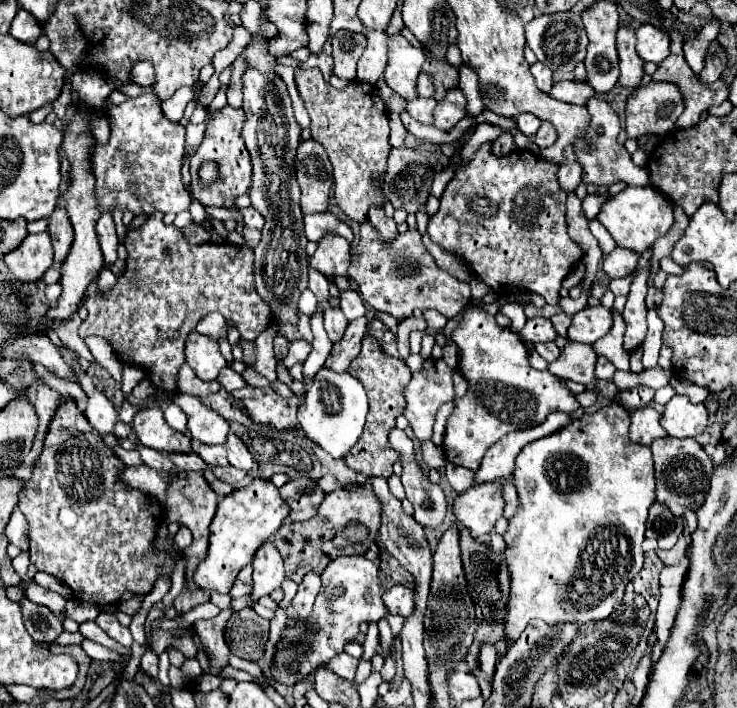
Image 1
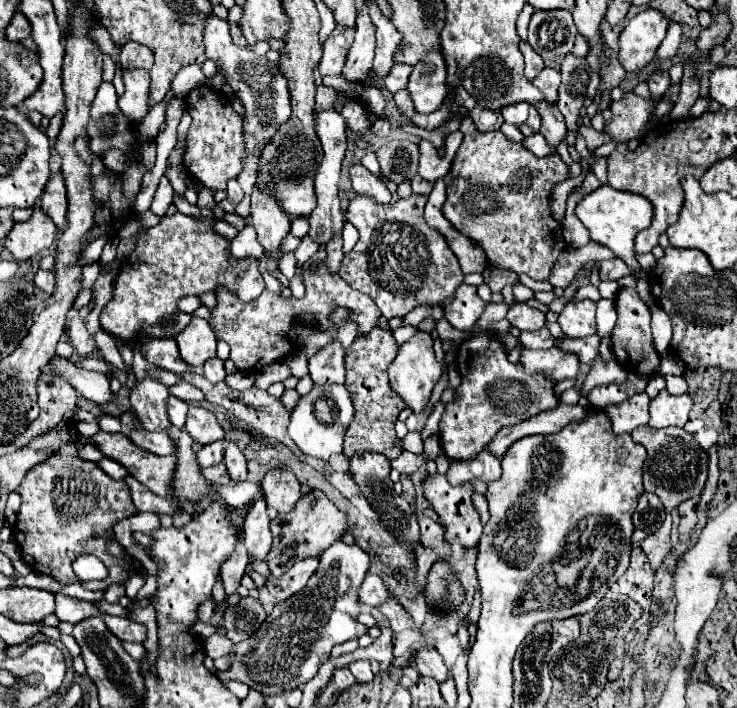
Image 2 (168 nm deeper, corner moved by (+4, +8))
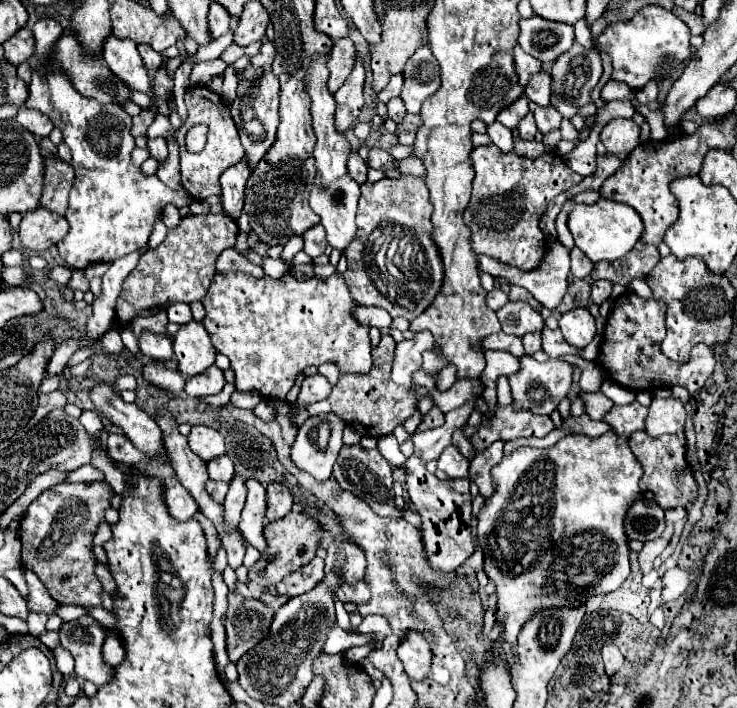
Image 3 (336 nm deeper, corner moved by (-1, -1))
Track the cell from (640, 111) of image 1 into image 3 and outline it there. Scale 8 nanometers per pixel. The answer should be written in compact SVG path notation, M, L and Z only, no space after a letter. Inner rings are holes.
M615 118L601 130L601 142L611 154L631 154L641 144L641 126L633 118Z

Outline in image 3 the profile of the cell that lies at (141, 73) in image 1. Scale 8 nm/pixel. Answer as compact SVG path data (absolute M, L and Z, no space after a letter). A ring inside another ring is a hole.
M139 44L137 46L137 50L139 50L139 54L141 54L141 58L143 58L143 64L145 64L145 68L147 70L157 70L159 68L159 64L161 64L161 54L157 54L151 46L147 46L147 44Z

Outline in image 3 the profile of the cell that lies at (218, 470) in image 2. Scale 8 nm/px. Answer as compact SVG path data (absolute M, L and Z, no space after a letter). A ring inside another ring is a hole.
M209 480L207 482L207 490L211 492L215 502L223 502L225 494L227 494L227 482L213 482L213 480Z

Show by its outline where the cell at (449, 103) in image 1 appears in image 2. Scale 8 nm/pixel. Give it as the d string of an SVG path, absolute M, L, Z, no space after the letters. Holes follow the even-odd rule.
M430 51L412 67L406 89L418 113L432 113L442 105L446 99L446 63L438 51Z

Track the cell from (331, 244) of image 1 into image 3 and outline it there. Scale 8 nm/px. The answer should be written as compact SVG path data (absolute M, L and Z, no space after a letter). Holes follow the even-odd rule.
M327 58L325 60L313 60L313 68L309 70L309 76L307 76L307 82L309 82L307 90L311 96L311 120L313 120L313 130L317 136L313 156L315 156L315 166L321 172L323 186L327 186L329 182L335 182L347 174L347 158L351 154L349 140L345 138L345 134L337 132L337 126L335 126L335 98L327 90L329 70L327 70L325 62L327 62Z

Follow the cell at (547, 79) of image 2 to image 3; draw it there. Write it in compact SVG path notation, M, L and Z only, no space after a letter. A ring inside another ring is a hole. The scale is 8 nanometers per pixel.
M539 72L537 76L533 76L533 80L529 80L529 86L525 86L525 96L539 106L549 106L551 76L547 72Z

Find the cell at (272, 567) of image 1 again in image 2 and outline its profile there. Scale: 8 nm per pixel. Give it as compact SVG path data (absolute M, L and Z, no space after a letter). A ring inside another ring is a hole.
M256 497L244 517L244 545L248 555L254 559L264 561L270 547L272 547L272 533L270 533L270 519L266 515L266 501L264 497Z

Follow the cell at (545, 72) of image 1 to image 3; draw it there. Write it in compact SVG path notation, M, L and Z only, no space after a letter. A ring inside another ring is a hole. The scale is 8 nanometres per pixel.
M517 46L517 48L513 50L513 56L515 56L515 64L517 64L517 76L519 76L521 84L527 86L527 84L529 84L529 78L541 72L541 62L539 62L537 58L525 54L525 52L521 50L521 46Z

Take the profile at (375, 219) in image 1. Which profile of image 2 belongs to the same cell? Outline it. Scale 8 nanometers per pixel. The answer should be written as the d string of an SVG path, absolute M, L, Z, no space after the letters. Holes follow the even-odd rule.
M360 163L352 165L352 169L350 169L350 179L352 179L354 191L366 193L366 195L374 197L378 203L390 203L392 195L390 195L390 191L386 189L386 185L384 185L376 175L372 175L364 165L360 165Z

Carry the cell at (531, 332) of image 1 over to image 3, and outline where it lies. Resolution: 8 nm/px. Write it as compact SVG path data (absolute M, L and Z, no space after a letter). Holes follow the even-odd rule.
M507 302L501 310L497 310L497 318L505 334L525 336L527 332L541 332L545 326L541 314L525 302Z

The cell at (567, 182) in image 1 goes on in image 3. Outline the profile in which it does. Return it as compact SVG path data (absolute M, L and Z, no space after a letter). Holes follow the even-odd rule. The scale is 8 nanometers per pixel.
M529 104L533 116L535 116L535 122L537 122L537 128L547 134L551 130L559 130L561 126L561 114L553 108L553 106L537 106L537 104Z

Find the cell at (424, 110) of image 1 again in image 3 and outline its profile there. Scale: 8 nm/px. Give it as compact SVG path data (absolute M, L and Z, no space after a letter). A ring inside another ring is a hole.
M401 98L389 100L389 102L387 102L387 112L389 112L389 118L391 118L393 122L403 122L403 118L405 118L405 114L407 114L405 104L403 104Z

